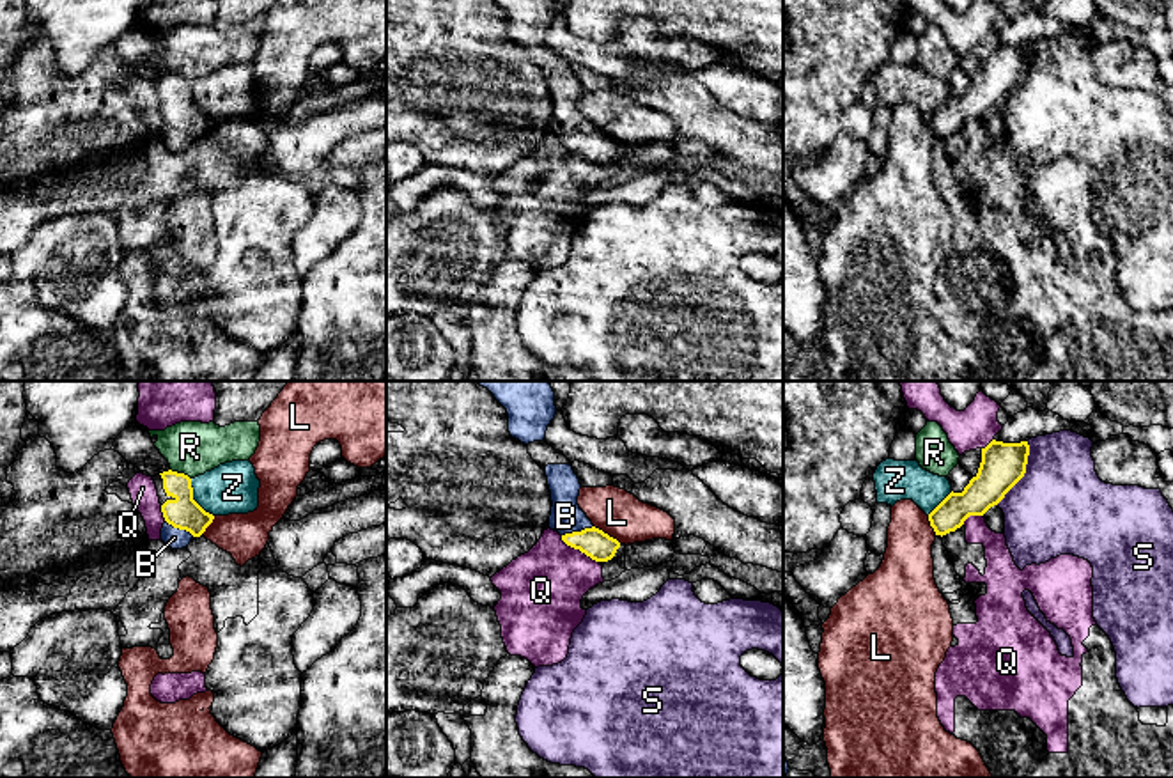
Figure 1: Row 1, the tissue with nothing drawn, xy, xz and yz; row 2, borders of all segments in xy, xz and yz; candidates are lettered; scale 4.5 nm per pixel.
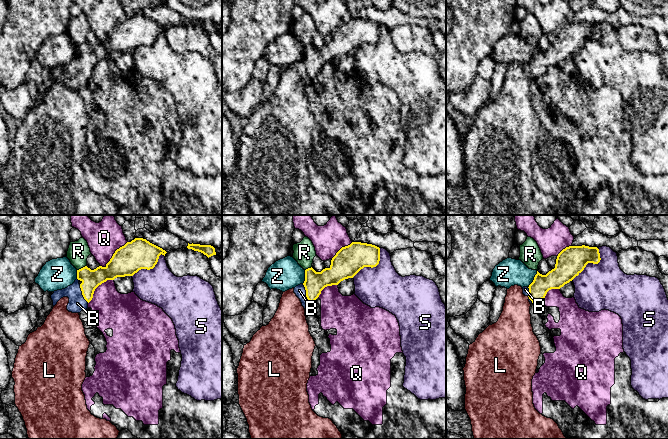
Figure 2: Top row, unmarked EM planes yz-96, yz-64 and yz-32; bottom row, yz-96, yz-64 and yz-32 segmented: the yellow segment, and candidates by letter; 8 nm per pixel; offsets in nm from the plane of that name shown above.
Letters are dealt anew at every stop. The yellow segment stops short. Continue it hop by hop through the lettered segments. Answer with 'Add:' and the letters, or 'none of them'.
Add: B

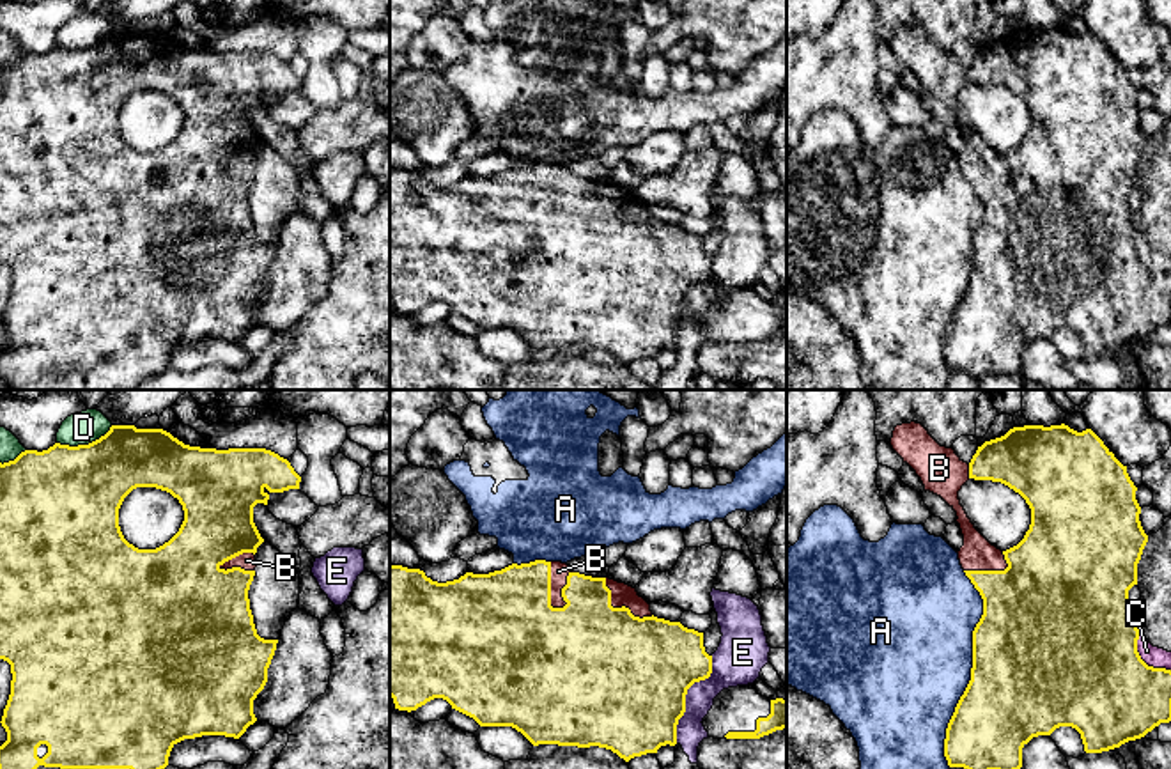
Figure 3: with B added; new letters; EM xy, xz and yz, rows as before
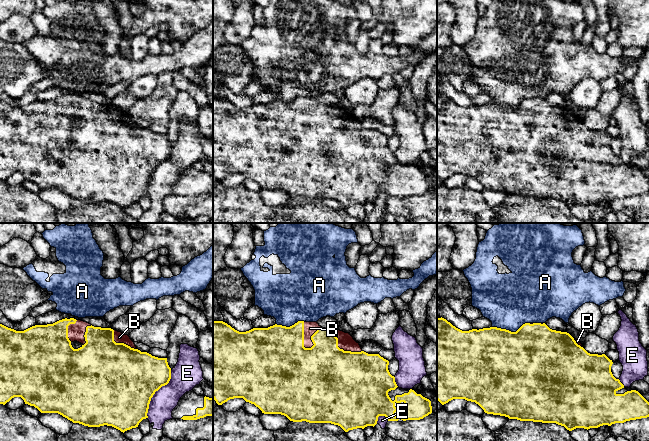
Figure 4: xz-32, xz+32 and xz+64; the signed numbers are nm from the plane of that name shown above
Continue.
Add: B

